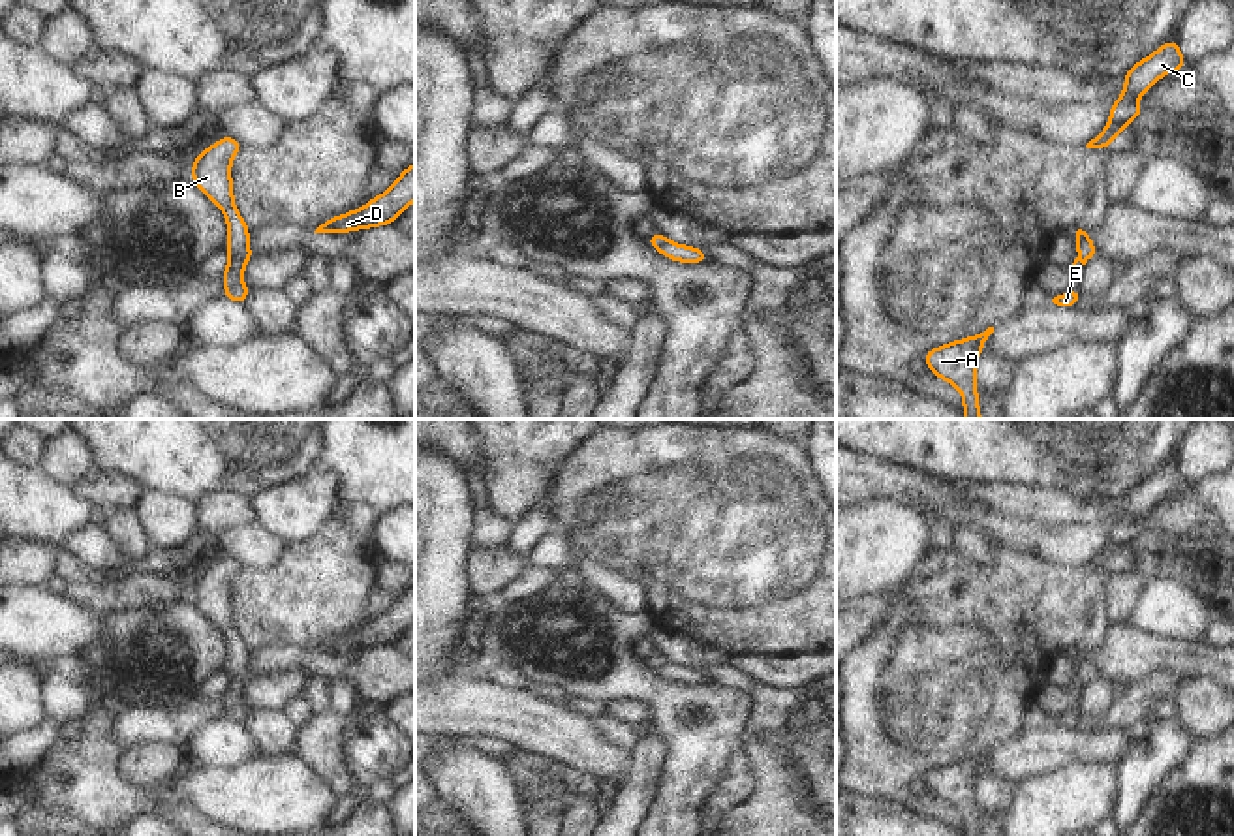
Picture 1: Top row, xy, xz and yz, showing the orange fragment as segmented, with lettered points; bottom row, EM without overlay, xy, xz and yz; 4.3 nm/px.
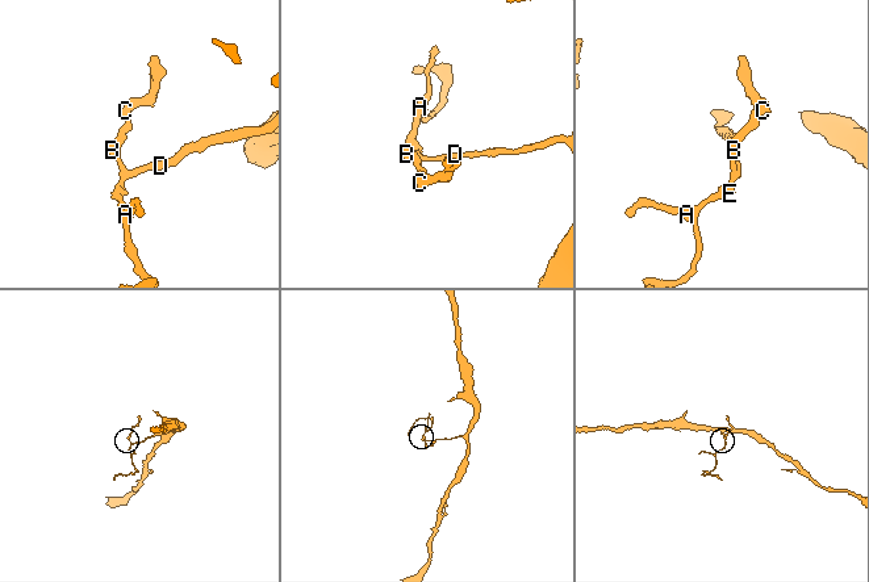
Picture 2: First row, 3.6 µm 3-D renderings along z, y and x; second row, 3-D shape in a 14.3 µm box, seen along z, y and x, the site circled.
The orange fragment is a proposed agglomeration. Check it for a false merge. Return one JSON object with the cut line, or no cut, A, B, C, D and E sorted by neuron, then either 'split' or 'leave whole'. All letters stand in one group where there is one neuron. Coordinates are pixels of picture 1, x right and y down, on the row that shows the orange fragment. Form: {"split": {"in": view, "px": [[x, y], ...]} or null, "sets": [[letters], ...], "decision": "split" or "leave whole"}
{"split": {"in": "yz", "px": [[1088, 237], [1077, 245]]}, "sets": [["A", "B", "C", "E"], ["D"]], "decision": "split"}

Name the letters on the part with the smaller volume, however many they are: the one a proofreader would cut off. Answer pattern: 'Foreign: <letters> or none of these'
Foreign: A, B, C, E

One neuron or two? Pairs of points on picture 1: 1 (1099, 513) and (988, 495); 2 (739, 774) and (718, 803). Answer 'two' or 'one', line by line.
1: one
2: one

